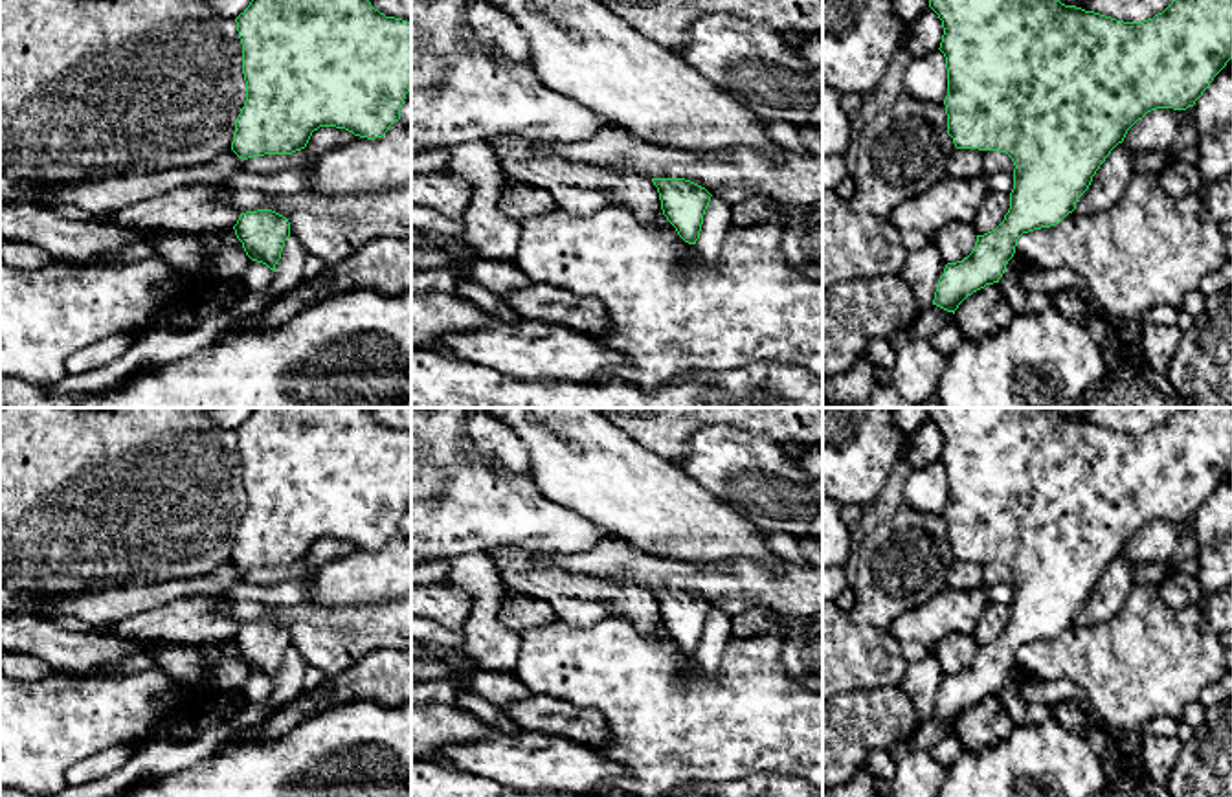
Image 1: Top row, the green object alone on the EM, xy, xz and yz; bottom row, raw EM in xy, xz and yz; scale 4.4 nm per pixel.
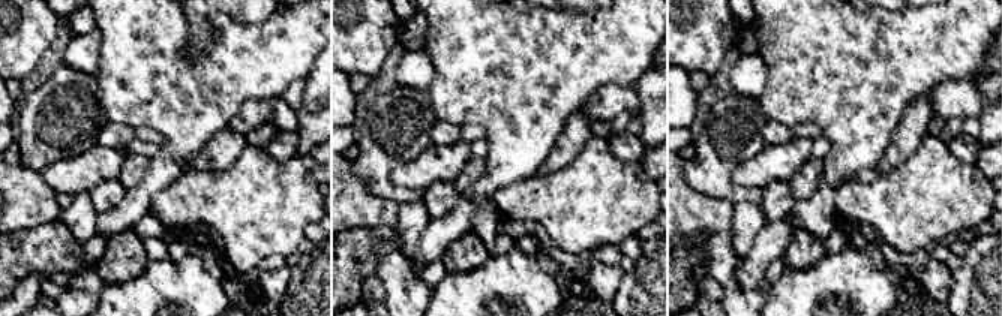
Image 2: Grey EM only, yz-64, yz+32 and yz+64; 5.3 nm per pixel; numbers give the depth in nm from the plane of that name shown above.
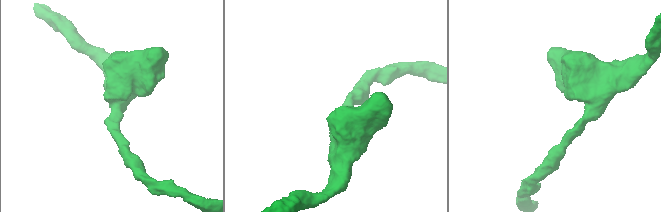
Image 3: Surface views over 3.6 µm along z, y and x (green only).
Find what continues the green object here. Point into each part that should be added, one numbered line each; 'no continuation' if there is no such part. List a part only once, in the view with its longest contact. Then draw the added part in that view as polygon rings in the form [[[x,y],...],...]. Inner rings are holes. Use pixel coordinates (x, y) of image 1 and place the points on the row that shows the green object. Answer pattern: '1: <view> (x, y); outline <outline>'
no continuation

